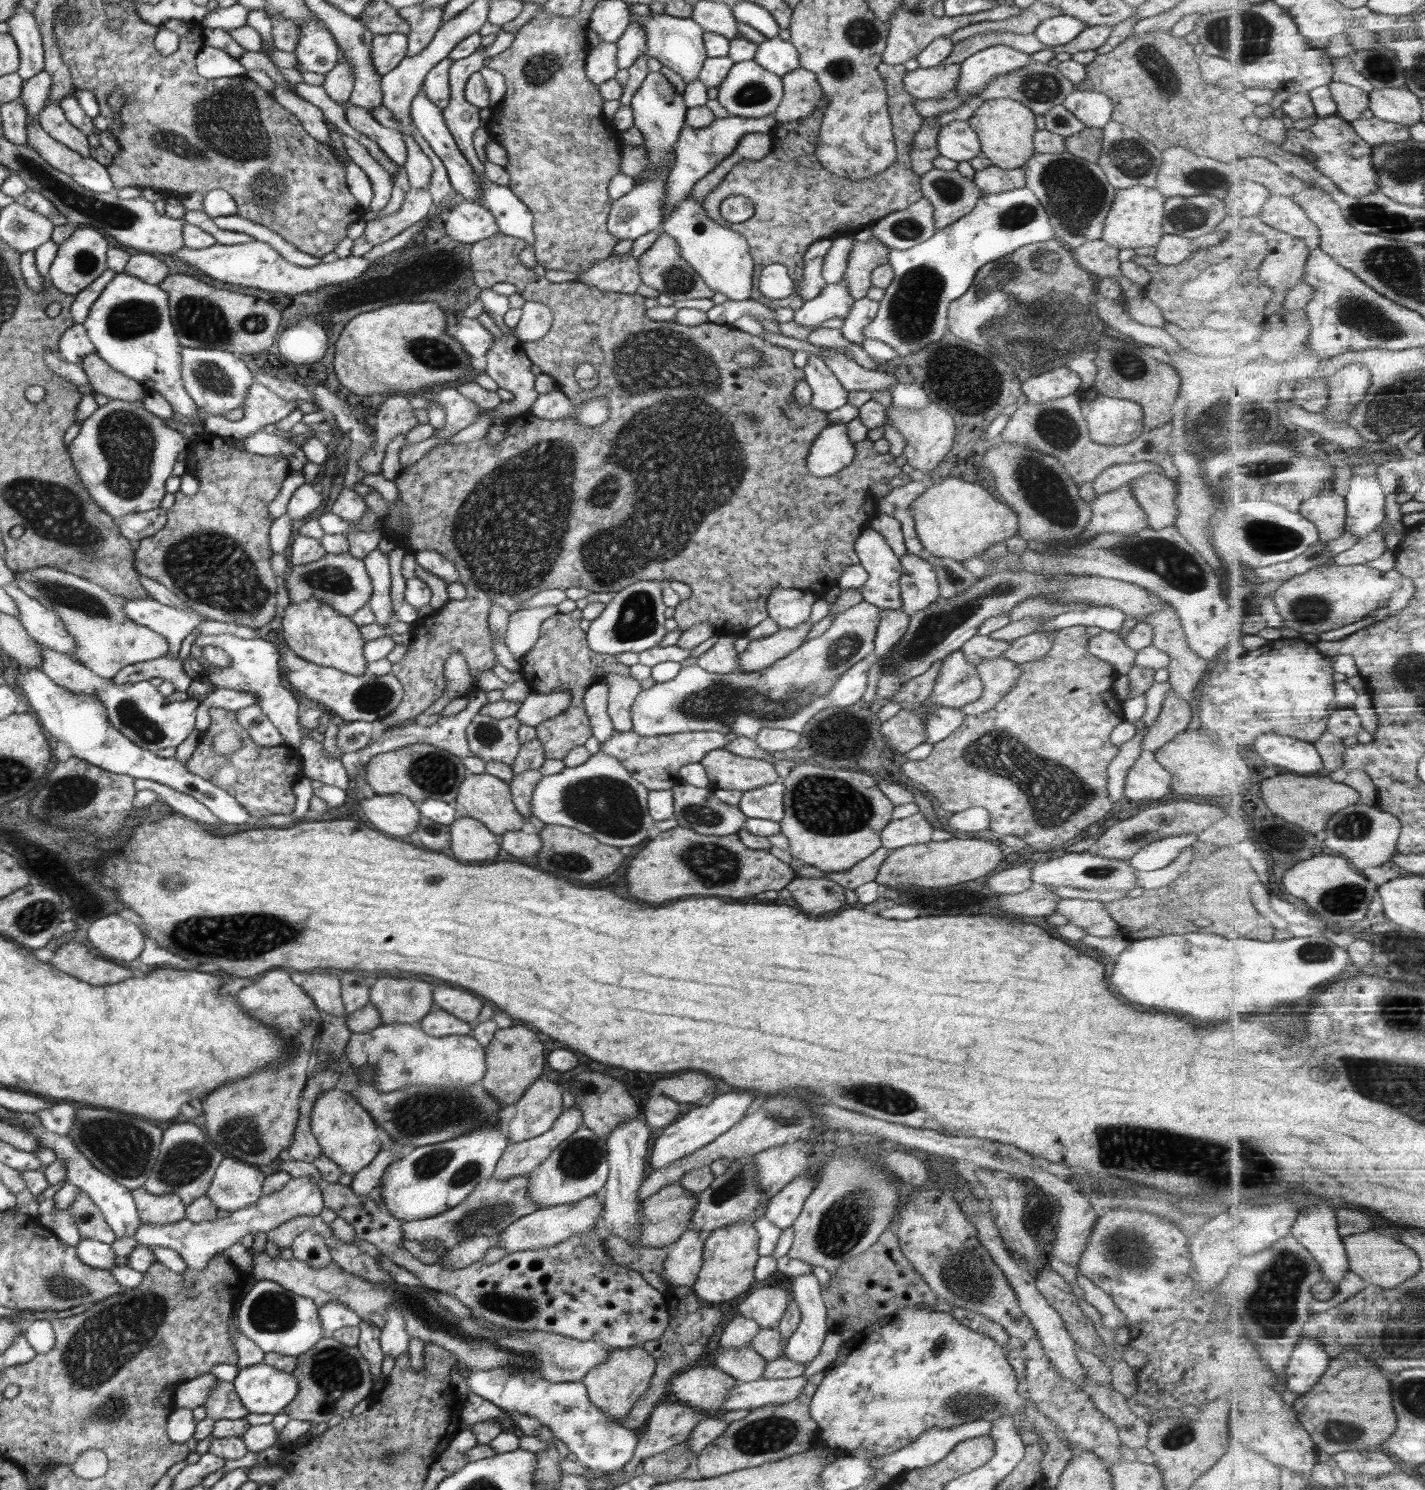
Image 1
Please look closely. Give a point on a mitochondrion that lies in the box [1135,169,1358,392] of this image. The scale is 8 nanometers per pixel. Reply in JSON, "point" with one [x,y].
{"point":[1183,218]}

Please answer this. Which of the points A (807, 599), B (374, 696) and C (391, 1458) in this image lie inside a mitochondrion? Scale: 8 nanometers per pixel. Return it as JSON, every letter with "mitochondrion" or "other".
{"A":"other","B":"mitochondrion","C":"mitochondrion"}

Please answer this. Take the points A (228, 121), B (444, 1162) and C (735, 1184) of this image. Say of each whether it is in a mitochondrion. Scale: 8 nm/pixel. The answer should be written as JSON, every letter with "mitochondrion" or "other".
{"A":"mitochondrion","B":"mitochondrion","C":"mitochondrion"}

